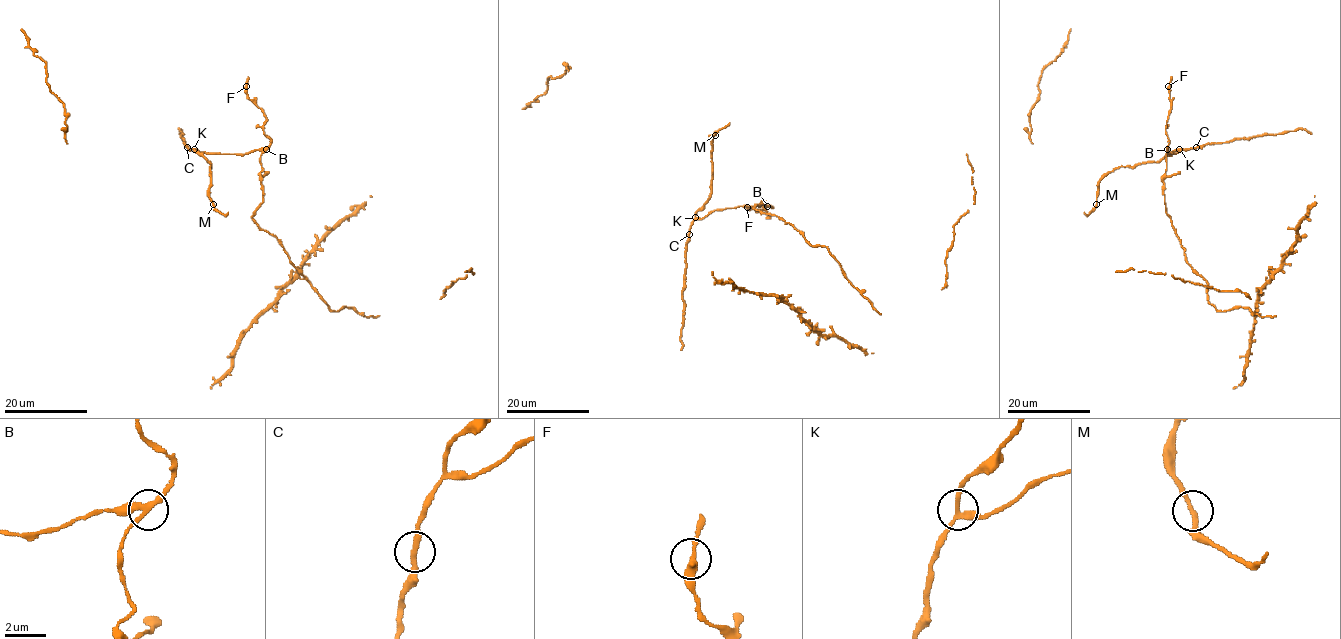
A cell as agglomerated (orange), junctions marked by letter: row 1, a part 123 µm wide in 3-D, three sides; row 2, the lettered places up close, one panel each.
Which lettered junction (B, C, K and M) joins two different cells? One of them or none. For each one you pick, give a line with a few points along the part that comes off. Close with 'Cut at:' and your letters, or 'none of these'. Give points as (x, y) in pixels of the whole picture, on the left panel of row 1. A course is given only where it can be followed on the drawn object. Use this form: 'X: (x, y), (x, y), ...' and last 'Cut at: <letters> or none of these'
Cut at: B

